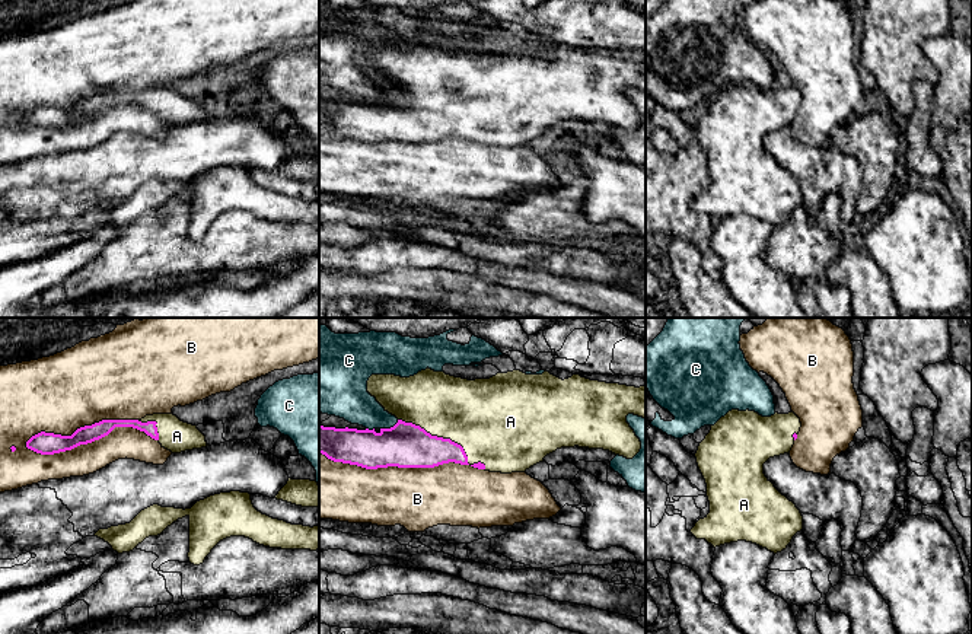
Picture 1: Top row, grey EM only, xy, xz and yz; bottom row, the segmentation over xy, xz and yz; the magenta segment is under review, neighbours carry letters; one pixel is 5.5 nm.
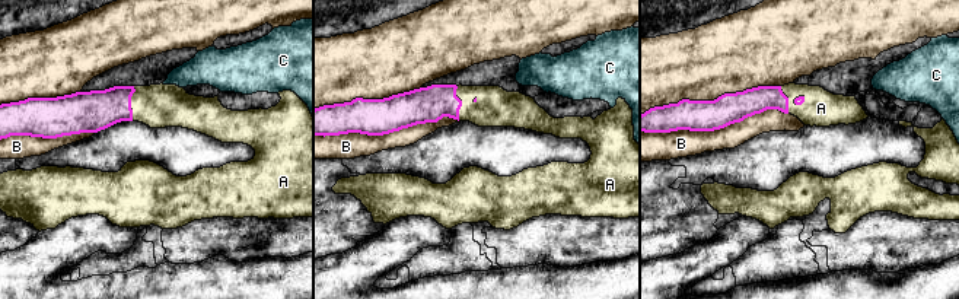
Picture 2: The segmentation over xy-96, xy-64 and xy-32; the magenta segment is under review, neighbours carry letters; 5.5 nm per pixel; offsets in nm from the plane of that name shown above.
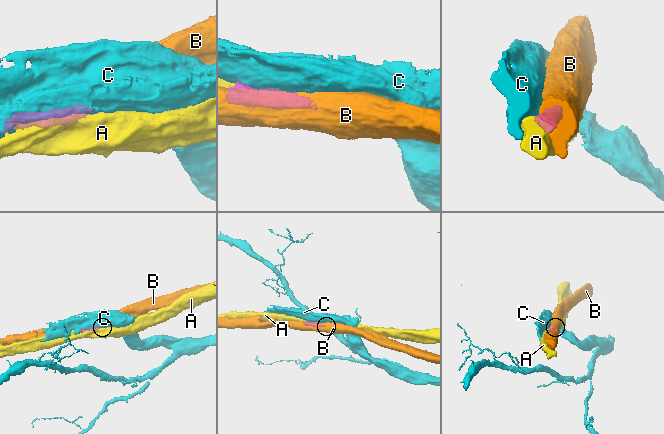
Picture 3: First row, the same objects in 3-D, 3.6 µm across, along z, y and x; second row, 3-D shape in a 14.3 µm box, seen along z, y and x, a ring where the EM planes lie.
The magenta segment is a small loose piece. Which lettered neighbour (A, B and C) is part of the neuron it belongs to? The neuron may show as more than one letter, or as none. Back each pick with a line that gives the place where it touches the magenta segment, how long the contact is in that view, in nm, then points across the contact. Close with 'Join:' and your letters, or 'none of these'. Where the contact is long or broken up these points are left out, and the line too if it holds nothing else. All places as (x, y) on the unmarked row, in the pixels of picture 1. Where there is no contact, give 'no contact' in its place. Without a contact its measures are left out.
A: xz (448, 112) | 550 nm
Join: A

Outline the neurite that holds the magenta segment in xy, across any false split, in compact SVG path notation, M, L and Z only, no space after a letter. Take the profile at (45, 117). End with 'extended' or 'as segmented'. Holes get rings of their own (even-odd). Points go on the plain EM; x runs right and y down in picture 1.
M153 87L141 93L102 93L77 102L71 109L41 105L26 115L26 121L41 128L54 128L99 114L115 101L133 101L144 105L172 127L208 120L197 99L184 96L173 87Z; extended

